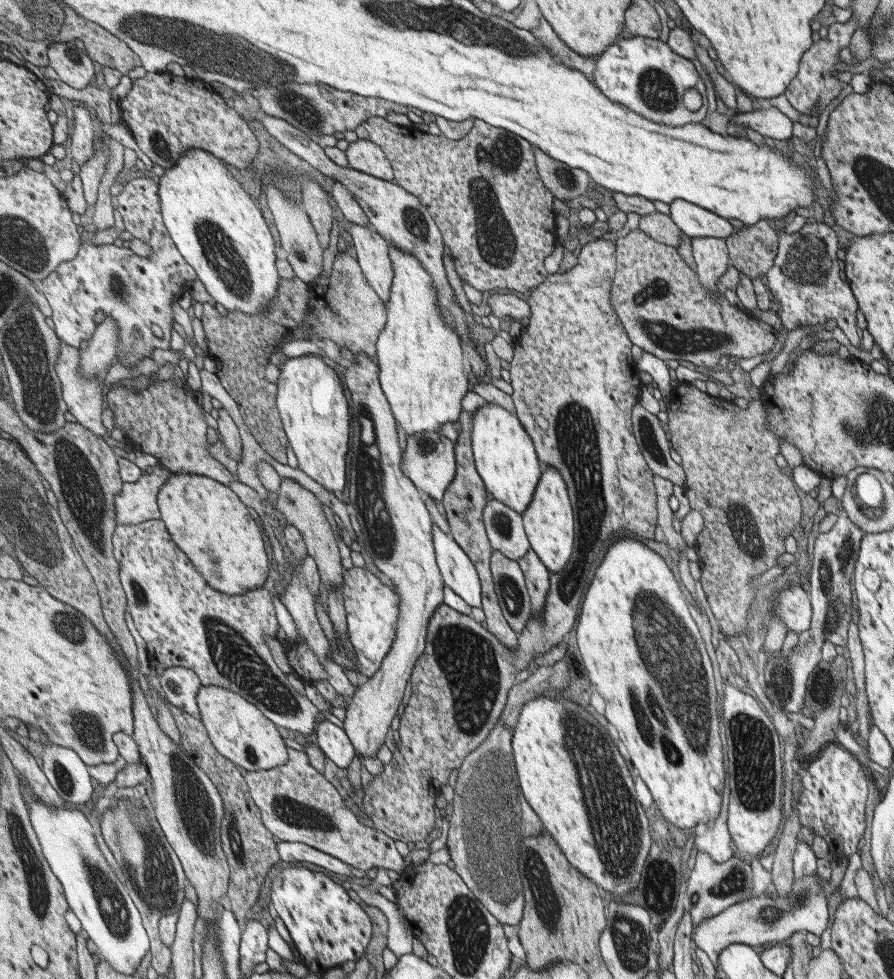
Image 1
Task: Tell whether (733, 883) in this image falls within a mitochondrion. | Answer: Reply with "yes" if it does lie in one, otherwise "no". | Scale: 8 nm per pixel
yes

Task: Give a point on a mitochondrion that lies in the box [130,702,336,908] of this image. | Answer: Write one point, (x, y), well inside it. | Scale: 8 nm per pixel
(193, 799)

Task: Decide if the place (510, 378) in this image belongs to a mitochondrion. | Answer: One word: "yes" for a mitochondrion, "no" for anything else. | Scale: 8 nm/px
no

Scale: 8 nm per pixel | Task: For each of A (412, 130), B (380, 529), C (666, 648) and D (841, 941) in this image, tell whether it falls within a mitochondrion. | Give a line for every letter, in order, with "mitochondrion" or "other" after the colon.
A: other
B: mitochondrion
C: mitochondrion
D: other

